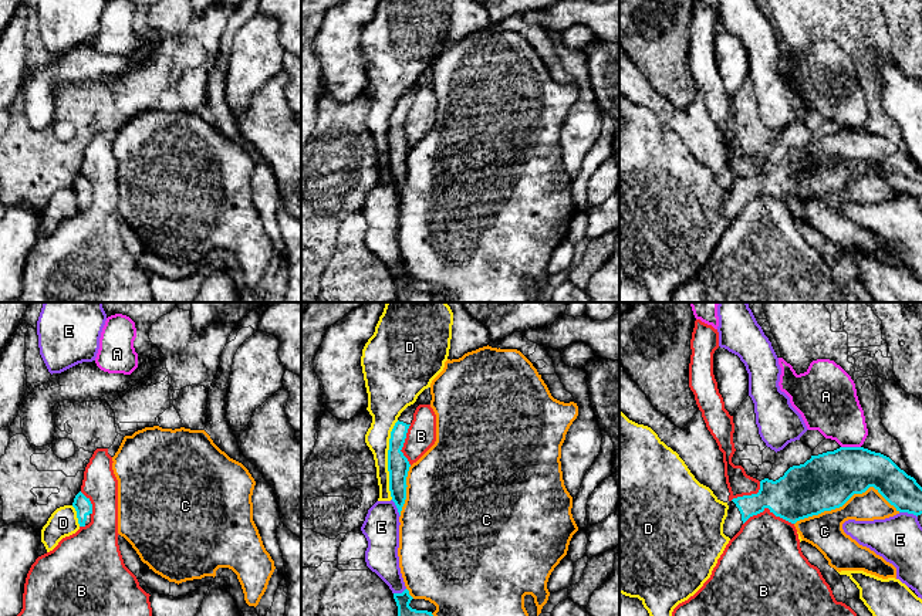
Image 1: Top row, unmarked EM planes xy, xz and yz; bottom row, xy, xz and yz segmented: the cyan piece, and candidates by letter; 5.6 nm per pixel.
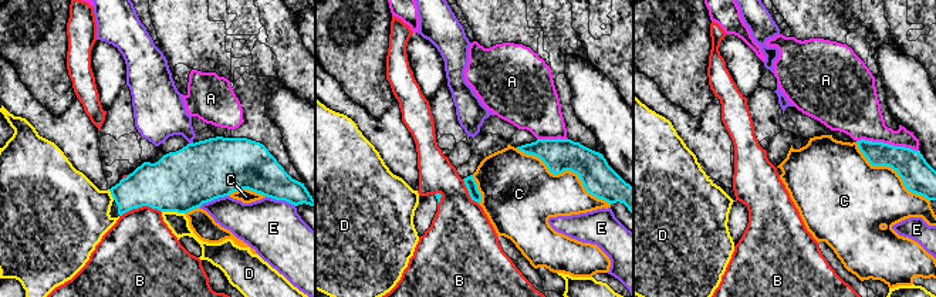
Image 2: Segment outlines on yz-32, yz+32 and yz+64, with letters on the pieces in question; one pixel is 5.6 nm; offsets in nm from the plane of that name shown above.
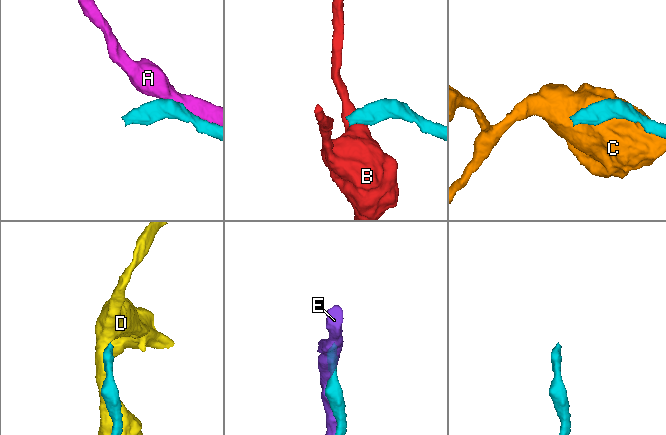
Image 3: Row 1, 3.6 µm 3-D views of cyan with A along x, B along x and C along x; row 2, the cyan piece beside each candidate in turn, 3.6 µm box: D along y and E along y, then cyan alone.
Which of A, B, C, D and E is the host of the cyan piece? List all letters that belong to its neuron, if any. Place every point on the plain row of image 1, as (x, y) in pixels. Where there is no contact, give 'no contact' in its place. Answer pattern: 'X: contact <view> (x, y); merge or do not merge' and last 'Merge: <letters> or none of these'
A: contact yz (851, 129); do not merge
B: contact yz (769, 190); do not merge
C: contact yz (847, 182); do not merge
D: contact xz (388, 142); do not merge
E: contact yz (908, 195); do not merge
Merge: none of these

